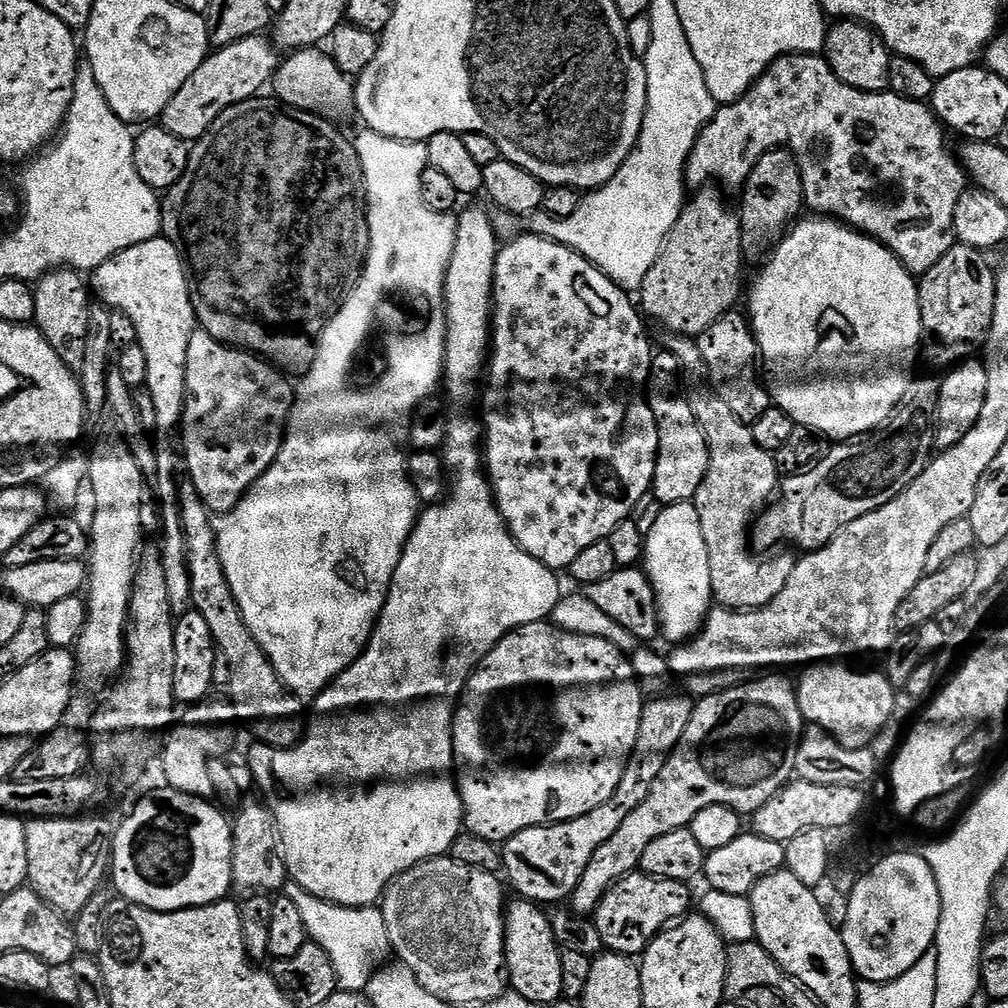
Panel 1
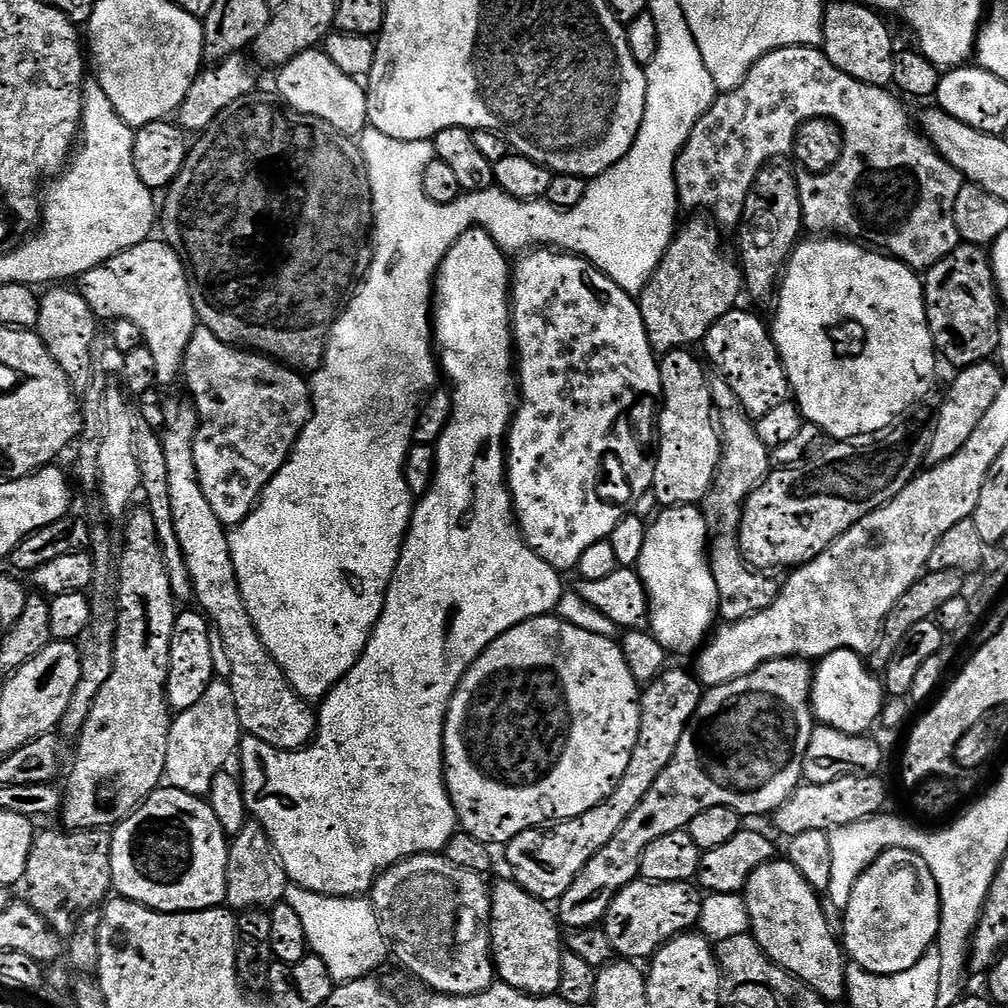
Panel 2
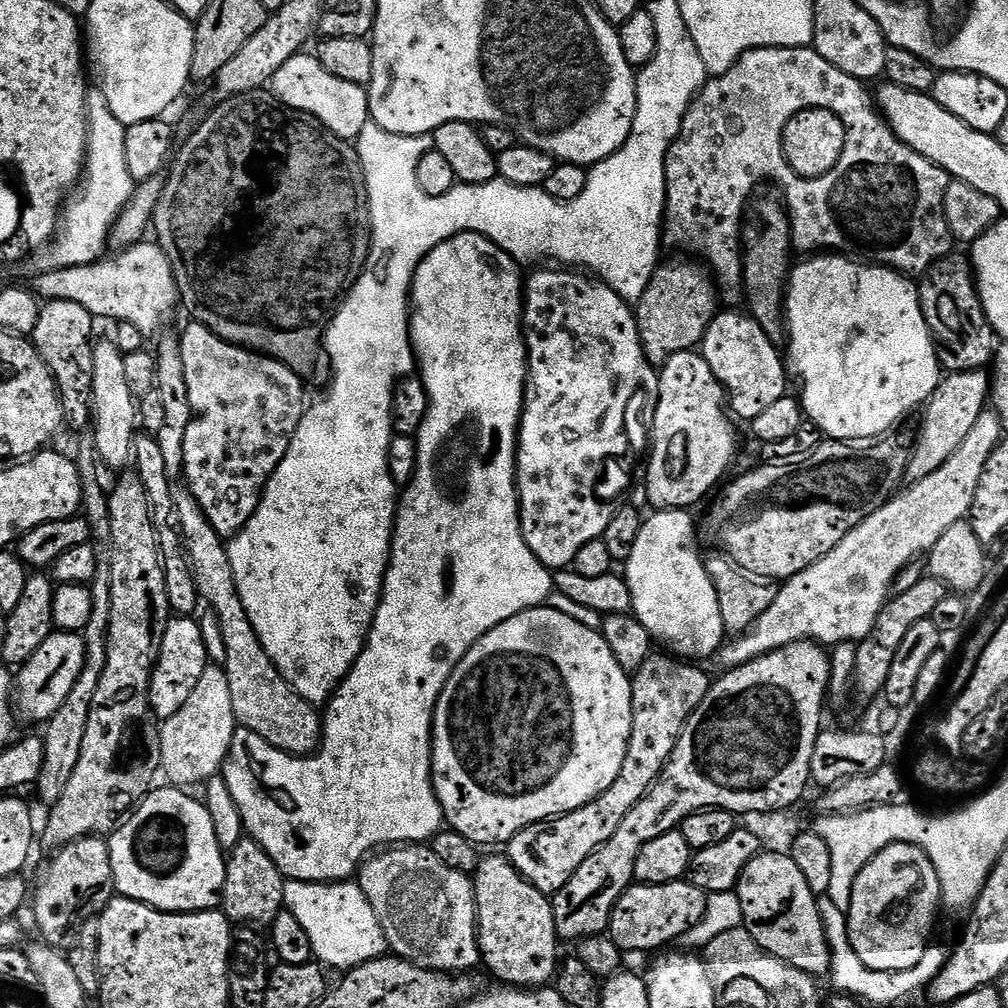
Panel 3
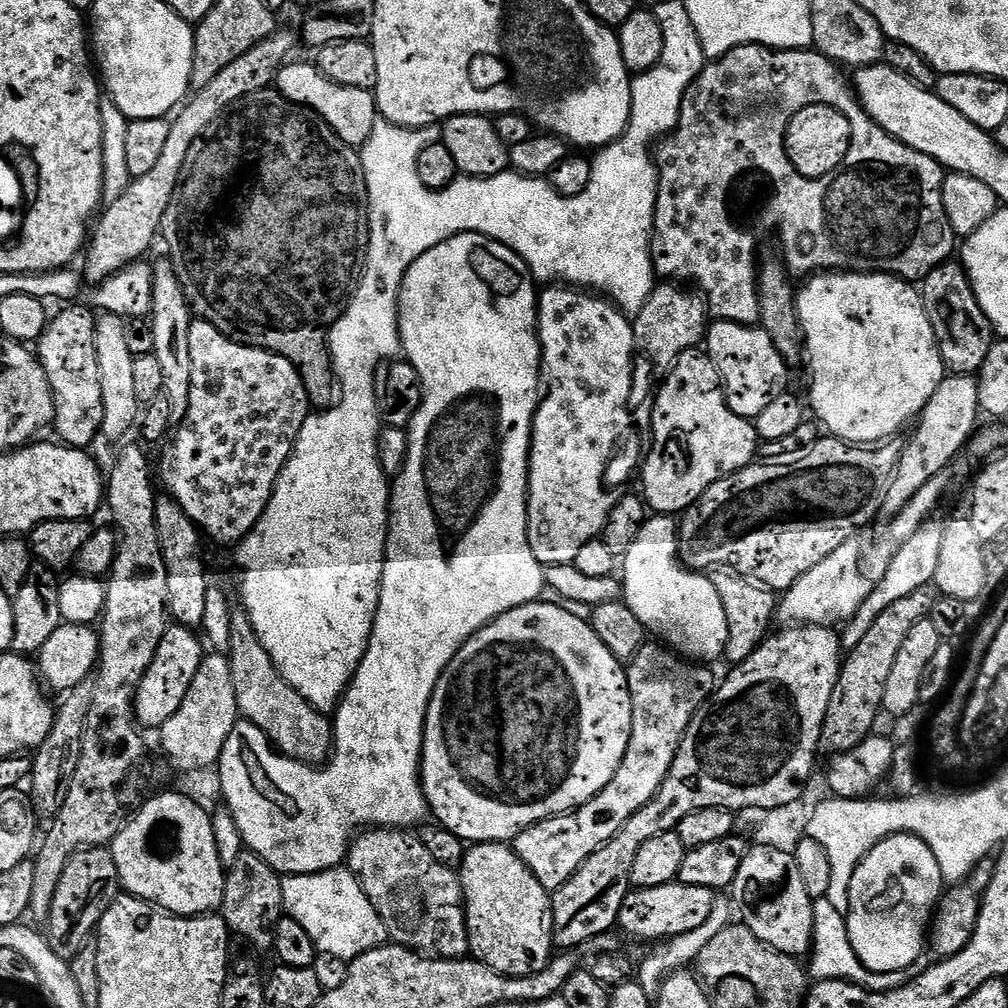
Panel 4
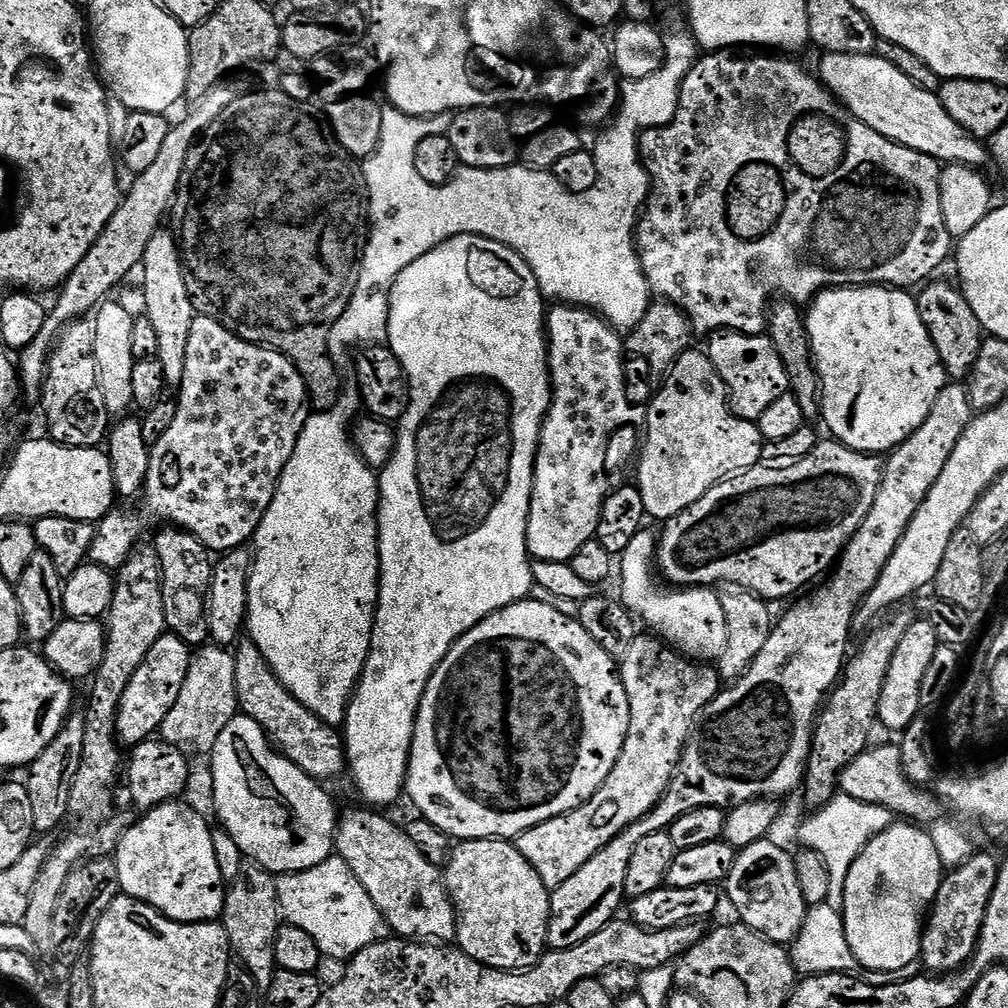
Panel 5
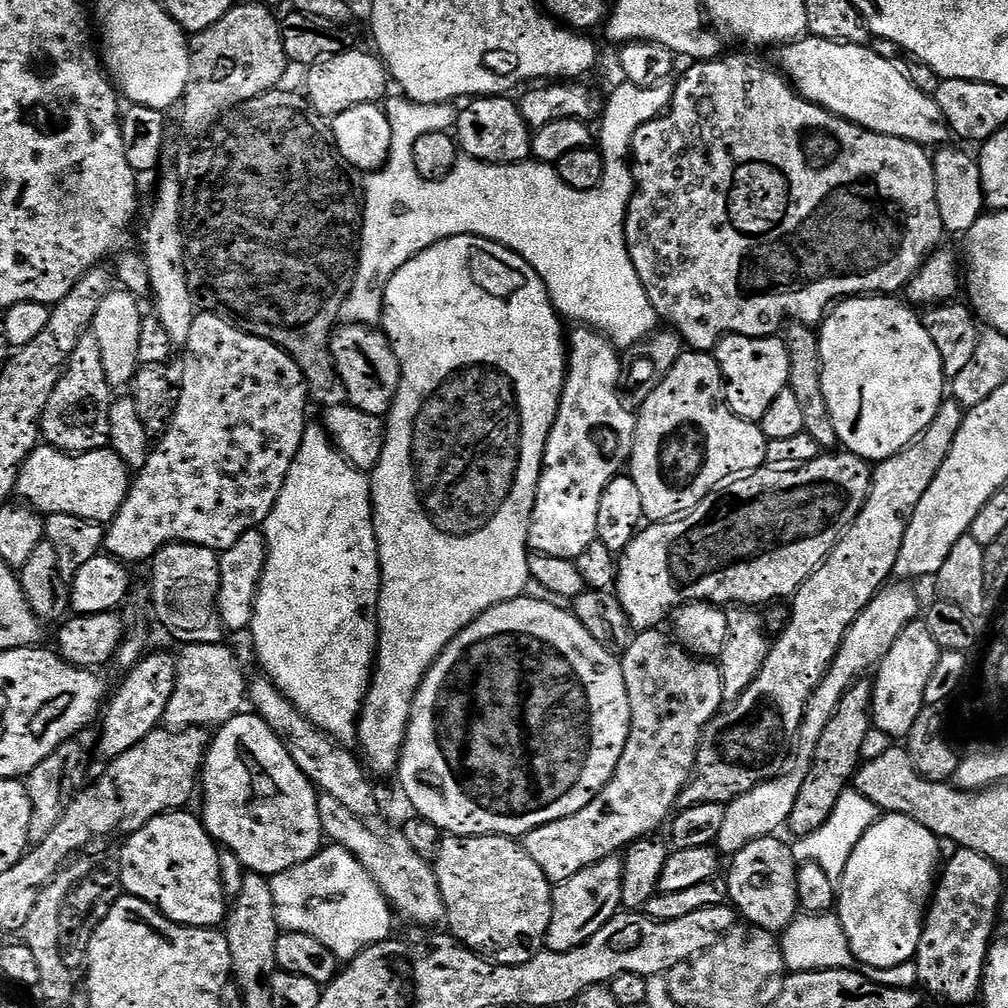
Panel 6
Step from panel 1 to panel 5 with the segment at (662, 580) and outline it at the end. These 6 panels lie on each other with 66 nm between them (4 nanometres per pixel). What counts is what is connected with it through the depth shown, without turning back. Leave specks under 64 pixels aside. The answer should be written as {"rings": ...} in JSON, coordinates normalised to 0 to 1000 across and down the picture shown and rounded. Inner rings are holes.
{"rings":[[[650,527],[634,528],[629,532],[629,538],[625,538],[625,542],[621,542],[619,549],[613,553],[613,575],[614,571],[616,575],[614,594],[638,618],[640,615],[654,634],[675,650],[691,657],[713,656],[716,645],[720,645],[722,632],[720,609],[713,590],[705,582],[676,583],[656,578],[649,563],[652,539]]]}

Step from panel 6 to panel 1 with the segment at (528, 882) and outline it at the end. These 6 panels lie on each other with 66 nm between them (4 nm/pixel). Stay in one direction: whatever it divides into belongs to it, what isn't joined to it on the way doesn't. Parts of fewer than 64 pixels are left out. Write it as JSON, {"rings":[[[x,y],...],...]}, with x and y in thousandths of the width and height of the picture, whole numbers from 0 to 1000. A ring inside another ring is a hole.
{"rings":[[[519,891],[503,898],[500,906],[500,958],[507,983],[526,994],[544,998],[560,988],[556,938],[546,923],[544,905],[537,898]]]}

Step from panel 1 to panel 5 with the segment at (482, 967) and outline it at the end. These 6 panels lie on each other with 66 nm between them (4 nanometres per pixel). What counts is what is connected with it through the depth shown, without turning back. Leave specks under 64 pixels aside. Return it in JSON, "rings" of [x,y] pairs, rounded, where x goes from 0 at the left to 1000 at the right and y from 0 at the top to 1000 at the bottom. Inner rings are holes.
{"rings":[[[364,801],[349,802],[346,806],[338,805],[333,814],[333,831],[331,834],[332,848],[337,849],[351,863],[351,871],[363,879],[363,887],[375,899],[381,916],[394,930],[410,935],[432,935],[437,938],[444,938],[452,931],[452,900],[440,877],[439,864],[434,858],[426,855],[419,848],[419,843],[407,835],[404,824],[397,821],[389,813],[376,810],[376,805],[366,804]]]}

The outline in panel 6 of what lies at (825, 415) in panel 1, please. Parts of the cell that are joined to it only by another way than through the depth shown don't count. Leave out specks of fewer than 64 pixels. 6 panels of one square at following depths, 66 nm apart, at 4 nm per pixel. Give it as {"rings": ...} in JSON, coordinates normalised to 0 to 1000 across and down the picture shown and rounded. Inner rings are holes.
{"rings":[[[866,292],[863,294],[843,294],[828,303],[817,314],[812,325],[813,335],[813,358],[815,359],[815,391],[819,391],[819,403],[823,407],[823,415],[827,419],[827,427],[831,431],[833,440],[840,447],[855,453],[862,458],[872,458],[891,450],[905,438],[910,437],[927,419],[927,415],[933,409],[933,403],[938,396],[938,374],[935,355],[931,351],[931,343],[923,339],[923,331],[919,331],[919,323],[912,313],[908,313],[906,307],[902,305],[896,297],[890,296],[885,292]]]}

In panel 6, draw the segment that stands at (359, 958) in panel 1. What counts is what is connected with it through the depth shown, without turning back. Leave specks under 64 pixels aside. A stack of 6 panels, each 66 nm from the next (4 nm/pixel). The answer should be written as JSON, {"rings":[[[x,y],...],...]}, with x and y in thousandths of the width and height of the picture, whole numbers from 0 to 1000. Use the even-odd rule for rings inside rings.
{"rings":[[[332,839],[318,840],[312,851],[269,870],[274,910],[282,925],[315,931],[338,953],[344,954],[369,937],[390,928],[391,906],[379,883],[347,847]]]}

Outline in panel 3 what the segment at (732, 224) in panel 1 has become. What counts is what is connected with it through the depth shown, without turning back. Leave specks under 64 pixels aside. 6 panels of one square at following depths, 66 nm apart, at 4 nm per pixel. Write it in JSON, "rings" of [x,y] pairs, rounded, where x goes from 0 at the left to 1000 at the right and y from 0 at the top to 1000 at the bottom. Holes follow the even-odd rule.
{"rings":[[[683,256],[671,257],[675,258],[656,261],[652,265],[637,296],[629,302],[639,354],[648,363],[662,362],[669,351],[688,348],[697,338],[703,317],[712,313],[712,286],[703,267]]]}

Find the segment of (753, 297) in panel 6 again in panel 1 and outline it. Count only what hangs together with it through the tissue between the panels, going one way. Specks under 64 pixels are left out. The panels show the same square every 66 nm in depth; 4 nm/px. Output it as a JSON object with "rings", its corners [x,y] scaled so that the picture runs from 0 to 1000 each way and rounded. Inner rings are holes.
{"rings":[[[787,54],[785,56],[773,56],[759,68],[758,73],[746,82],[746,86],[740,93],[736,93],[728,101],[715,103],[711,106],[710,112],[706,114],[705,121],[694,128],[690,135],[687,151],[679,163],[679,177],[690,188],[699,186],[703,181],[709,181],[719,188],[733,188],[740,181],[744,169],[748,169],[752,157],[756,157],[756,153],[766,150],[767,147],[781,145],[788,149],[790,160],[794,163],[798,200],[803,207],[806,205],[810,209],[807,211],[817,216],[832,218],[834,222],[839,222],[842,226],[856,230],[858,234],[864,234],[872,242],[879,243],[896,260],[902,270],[916,272],[922,270],[944,247],[944,243],[949,241],[948,230],[944,227],[946,204],[950,202],[952,193],[958,189],[958,172],[951,158],[946,154],[945,148],[944,151],[940,148],[940,143],[937,140],[936,130],[938,131],[938,128],[935,126],[929,112],[925,110],[920,102],[911,99],[900,99],[884,89],[880,91],[856,91],[850,87],[839,85],[839,81],[835,81],[827,73],[827,69],[816,55]]]}

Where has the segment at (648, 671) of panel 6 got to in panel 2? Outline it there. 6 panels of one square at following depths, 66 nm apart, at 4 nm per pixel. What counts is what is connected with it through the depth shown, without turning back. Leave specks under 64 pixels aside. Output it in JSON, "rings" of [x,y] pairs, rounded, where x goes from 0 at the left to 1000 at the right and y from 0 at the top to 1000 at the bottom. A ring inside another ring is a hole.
{"rings":[[[666,663],[656,667],[646,679],[638,684],[635,691],[633,736],[627,742],[625,760],[621,760],[611,783],[596,798],[589,800],[589,804],[581,804],[581,808],[577,808],[573,812],[558,813],[547,819],[524,821],[518,827],[511,829],[509,833],[505,833],[499,842],[500,849],[504,852],[504,861],[508,864],[505,865],[507,872],[519,879],[530,891],[541,895],[556,894],[558,887],[562,887],[562,883],[565,883],[569,871],[573,871],[573,867],[579,862],[581,855],[585,855],[585,851],[589,851],[589,847],[593,843],[597,843],[597,839],[601,839],[601,835],[605,835],[605,831],[609,831],[609,827],[613,827],[613,819],[617,819],[617,815],[621,815],[621,812],[625,812],[629,800],[633,800],[633,796],[637,796],[637,792],[641,792],[641,788],[645,784],[645,780],[649,780],[653,768],[657,768],[657,764],[661,764],[665,752],[669,752],[669,744],[673,744],[673,736],[694,699],[696,680],[686,666],[678,667],[675,663]]]}

